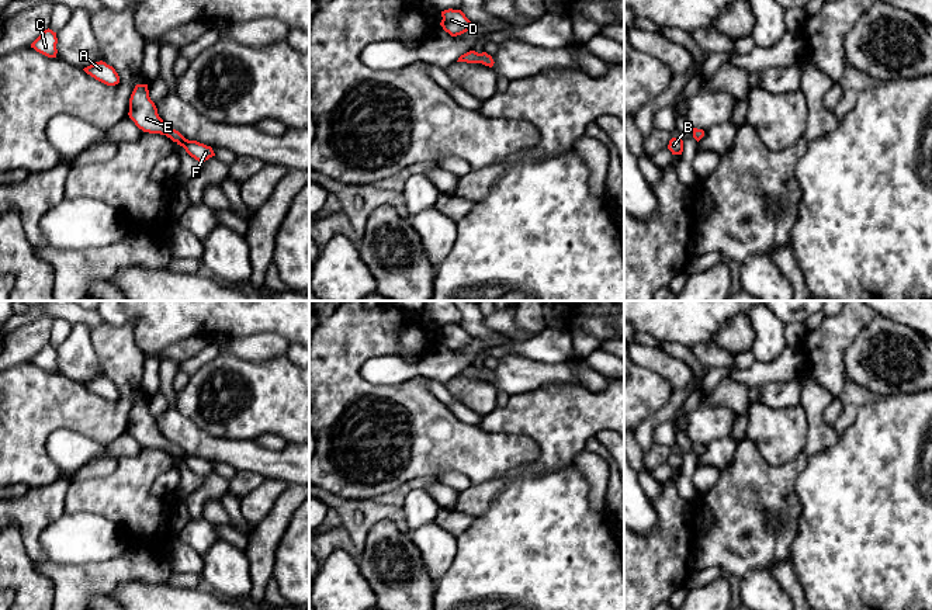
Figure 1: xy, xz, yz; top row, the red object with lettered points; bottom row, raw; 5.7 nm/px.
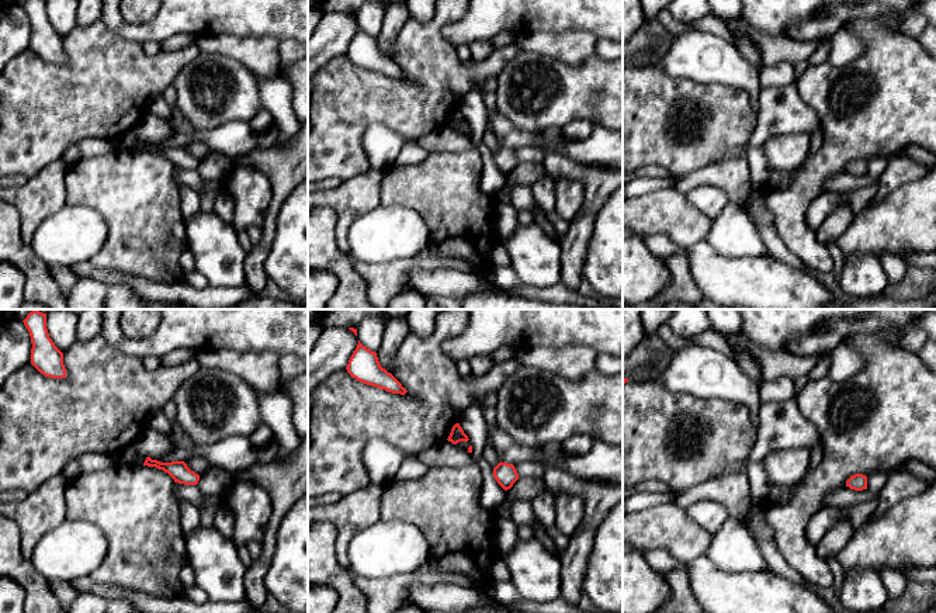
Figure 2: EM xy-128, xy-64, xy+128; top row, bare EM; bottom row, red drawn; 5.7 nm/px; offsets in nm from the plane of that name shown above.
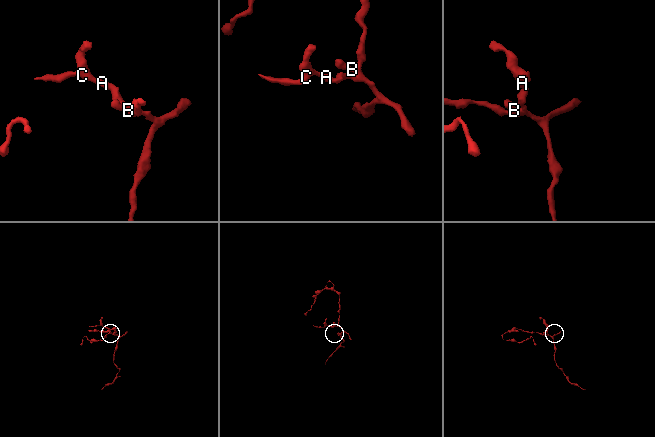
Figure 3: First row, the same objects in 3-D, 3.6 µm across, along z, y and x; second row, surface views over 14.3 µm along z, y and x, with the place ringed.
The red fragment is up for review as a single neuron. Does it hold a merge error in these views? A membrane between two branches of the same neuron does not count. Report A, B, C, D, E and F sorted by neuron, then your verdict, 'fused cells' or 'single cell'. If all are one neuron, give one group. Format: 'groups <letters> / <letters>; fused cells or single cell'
groups A B C D E F; single cell

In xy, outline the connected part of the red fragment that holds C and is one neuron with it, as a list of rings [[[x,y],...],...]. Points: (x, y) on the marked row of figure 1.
[[[48,28],[31,44],[31,48],[48,58],[56,58],[56,44],[56,32]]]

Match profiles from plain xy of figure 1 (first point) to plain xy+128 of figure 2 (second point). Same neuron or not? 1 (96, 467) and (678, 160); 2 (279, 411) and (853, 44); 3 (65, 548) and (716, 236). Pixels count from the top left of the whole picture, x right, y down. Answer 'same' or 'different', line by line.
1: different
2: different
3: same

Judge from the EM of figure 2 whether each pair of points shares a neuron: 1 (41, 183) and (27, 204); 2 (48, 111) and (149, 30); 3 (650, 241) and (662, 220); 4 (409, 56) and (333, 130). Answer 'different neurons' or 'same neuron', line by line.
1: same neuron
2: different neurons
3: different neurons
4: same neuron

